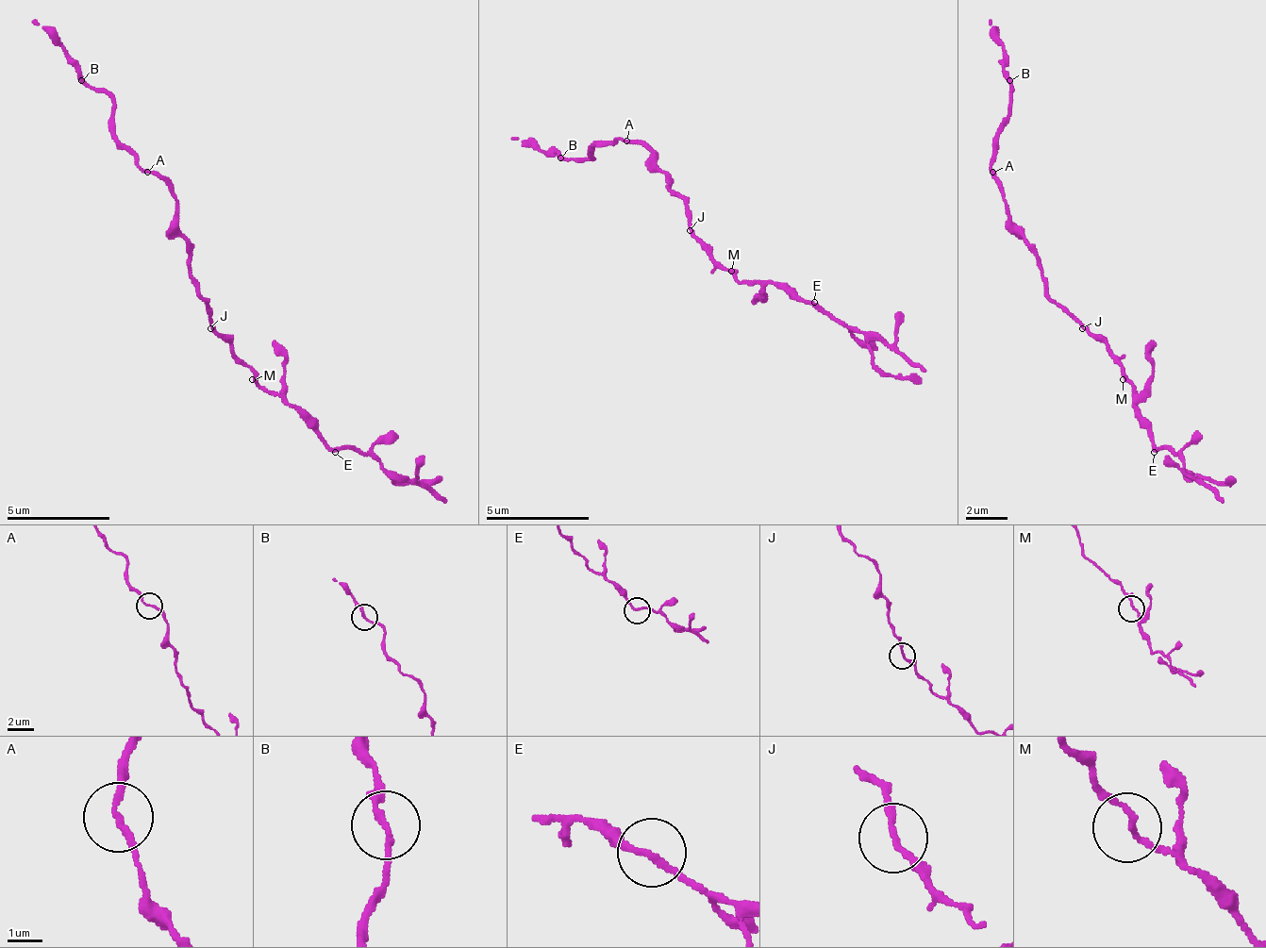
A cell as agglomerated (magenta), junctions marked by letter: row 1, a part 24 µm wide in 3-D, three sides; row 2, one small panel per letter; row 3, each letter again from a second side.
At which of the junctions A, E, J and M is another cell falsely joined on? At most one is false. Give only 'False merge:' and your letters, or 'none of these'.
False merge: A

